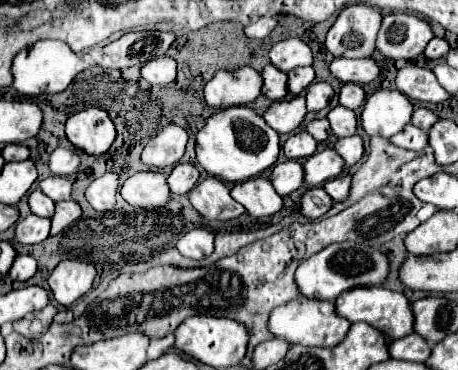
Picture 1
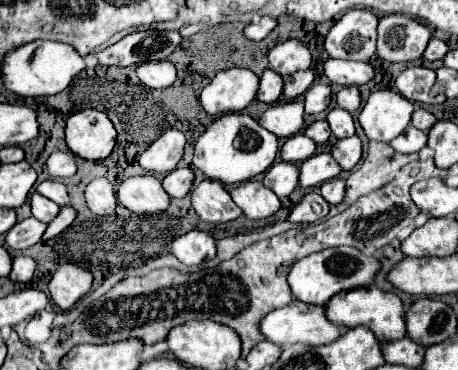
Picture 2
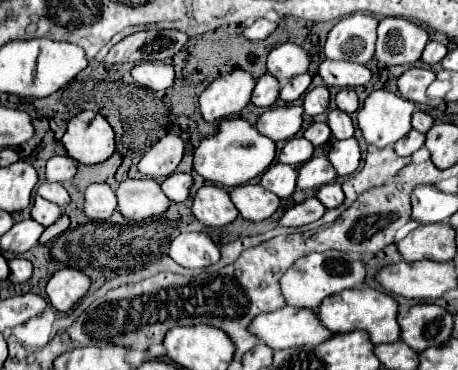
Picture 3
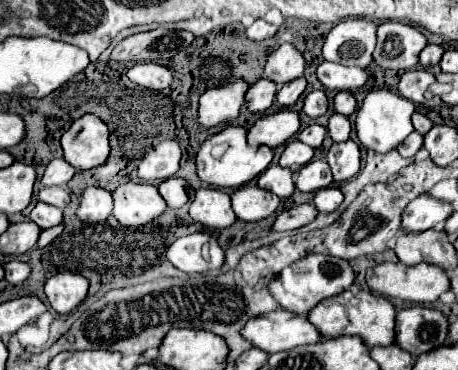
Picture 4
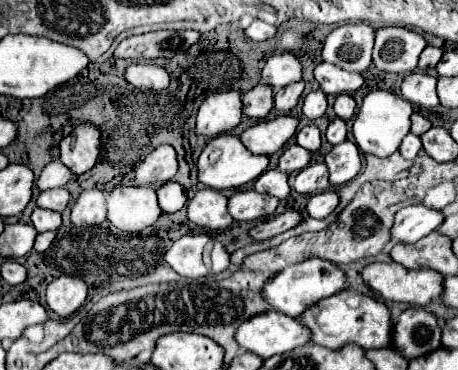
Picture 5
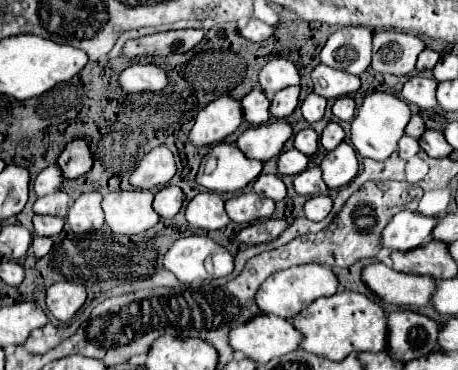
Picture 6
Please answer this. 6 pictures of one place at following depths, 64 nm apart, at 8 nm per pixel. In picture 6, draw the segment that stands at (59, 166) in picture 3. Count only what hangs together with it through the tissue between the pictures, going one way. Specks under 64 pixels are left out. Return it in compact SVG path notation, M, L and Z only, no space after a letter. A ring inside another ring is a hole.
M56 164L44 168L44 170L38 174L38 178L34 180L34 192L36 192L36 196L42 198L42 196L48 196L48 194L60 190L62 180L64 180L64 178L60 176L60 168L56 168Z

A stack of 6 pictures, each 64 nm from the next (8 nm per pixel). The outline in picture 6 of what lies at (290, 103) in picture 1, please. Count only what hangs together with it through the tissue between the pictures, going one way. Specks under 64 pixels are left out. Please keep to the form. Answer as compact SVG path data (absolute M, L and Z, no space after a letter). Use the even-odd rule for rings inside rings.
M276 120L272 124L264 126L252 126L248 128L238 140L236 146L240 152L244 152L252 160L268 162L270 158L278 156L286 144L286 140L292 136L292 126L284 120Z

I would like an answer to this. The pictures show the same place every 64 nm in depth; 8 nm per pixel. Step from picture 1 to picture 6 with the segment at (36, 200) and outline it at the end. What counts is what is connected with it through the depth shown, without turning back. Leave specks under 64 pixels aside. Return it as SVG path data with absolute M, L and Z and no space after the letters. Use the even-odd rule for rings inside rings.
M34 216L34 230L38 236L48 236L54 238L62 232L64 228L64 220L58 216Z

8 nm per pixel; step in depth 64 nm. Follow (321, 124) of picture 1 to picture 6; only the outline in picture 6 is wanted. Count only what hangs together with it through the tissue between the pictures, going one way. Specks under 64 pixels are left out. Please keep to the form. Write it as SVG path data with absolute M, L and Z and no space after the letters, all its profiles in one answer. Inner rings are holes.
M312 128L300 130L294 136L294 148L300 150L302 154L306 154L306 156L312 156L316 152L316 148L318 148L318 134Z

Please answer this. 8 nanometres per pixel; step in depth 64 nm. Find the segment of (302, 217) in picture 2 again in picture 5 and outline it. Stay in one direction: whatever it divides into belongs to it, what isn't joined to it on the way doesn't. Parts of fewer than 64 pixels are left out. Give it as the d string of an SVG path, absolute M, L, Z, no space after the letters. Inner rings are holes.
M290 210L290 212L284 212L284 214L280 214L280 216L274 216L272 220L268 218L266 222L250 228L250 230L248 230L248 236L250 236L252 240L268 240L268 238L272 238L272 236L278 236L278 234L294 228L300 220L302 220L302 216L300 216L298 212L294 212L294 210Z

